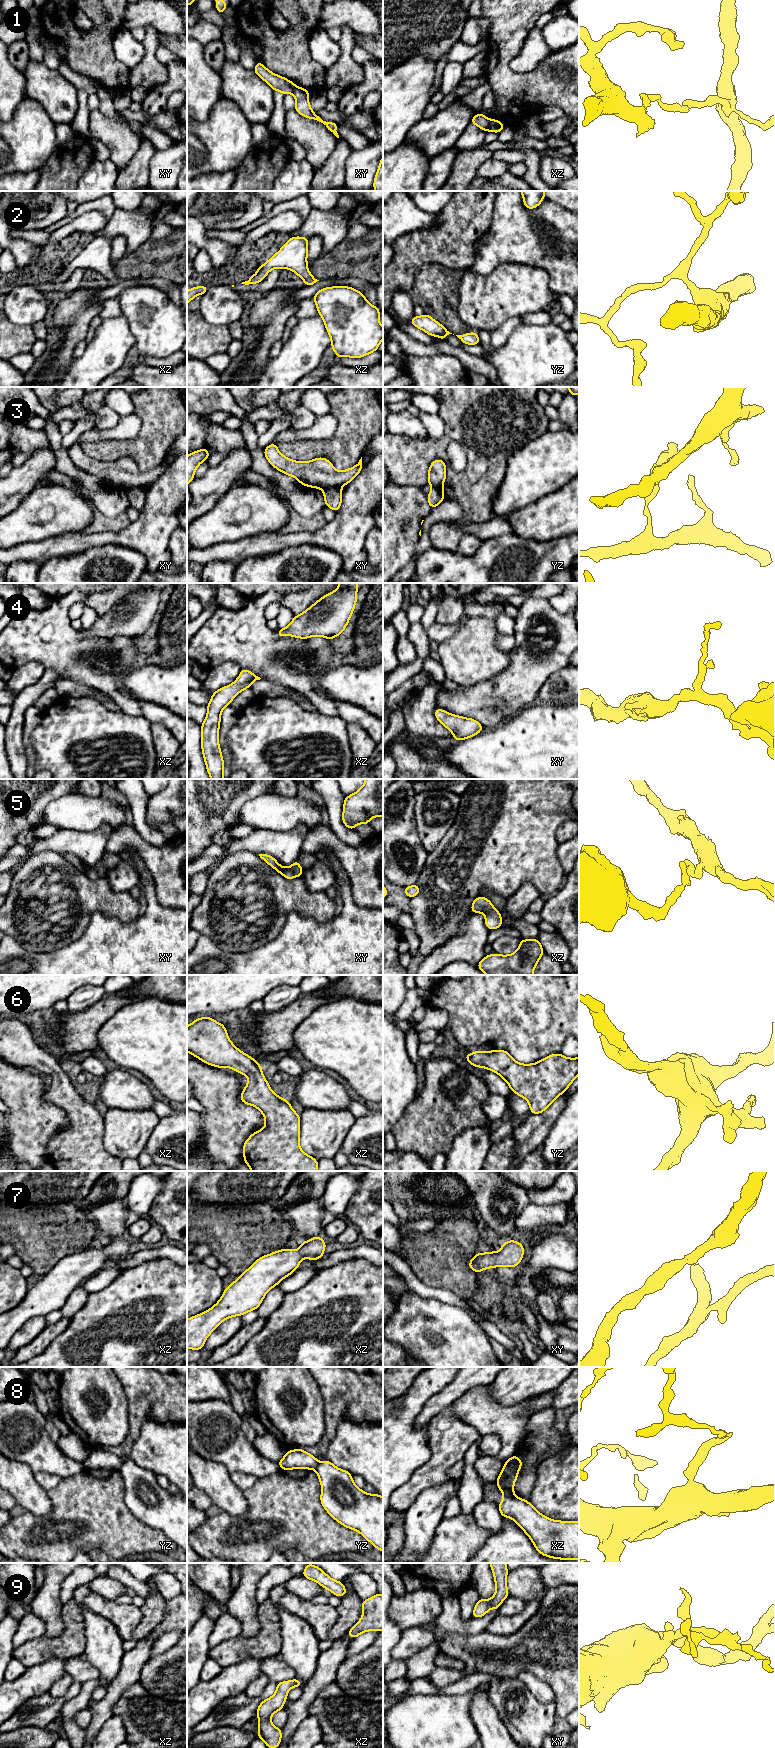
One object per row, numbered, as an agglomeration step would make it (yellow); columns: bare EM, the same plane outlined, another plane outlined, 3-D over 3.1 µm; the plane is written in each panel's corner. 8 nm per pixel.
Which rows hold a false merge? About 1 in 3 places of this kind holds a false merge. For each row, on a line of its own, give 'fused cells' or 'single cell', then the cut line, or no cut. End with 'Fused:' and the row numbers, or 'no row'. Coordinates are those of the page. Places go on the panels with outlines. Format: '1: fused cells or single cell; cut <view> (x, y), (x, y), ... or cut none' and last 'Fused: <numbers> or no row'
1: fused cells; cut xz (490, 120), (487, 130)
2: single cell; cut none
3: fused cells; cut xy (339, 487), (326, 487), (323, 490)
4: single cell; cut none
5: single cell; cut none
6: single cell; cut none
7: single cell; cut none
8: fused cells; cut xz (504, 1495), (513, 1496)
9: single cell; cut none
Fused: 1, 3, 8

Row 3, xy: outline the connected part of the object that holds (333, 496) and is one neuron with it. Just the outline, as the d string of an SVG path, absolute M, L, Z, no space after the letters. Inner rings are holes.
M330 487L323 490L325 506L338 512L342 503L342 489L339 487Z

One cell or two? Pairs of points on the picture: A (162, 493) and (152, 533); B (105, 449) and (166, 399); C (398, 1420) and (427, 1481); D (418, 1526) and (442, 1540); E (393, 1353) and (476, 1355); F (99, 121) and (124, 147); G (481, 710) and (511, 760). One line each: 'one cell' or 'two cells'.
A: one cell
B: one cell
C: two cells
D: two cells
E: two cells
F: one cell
G: two cells

